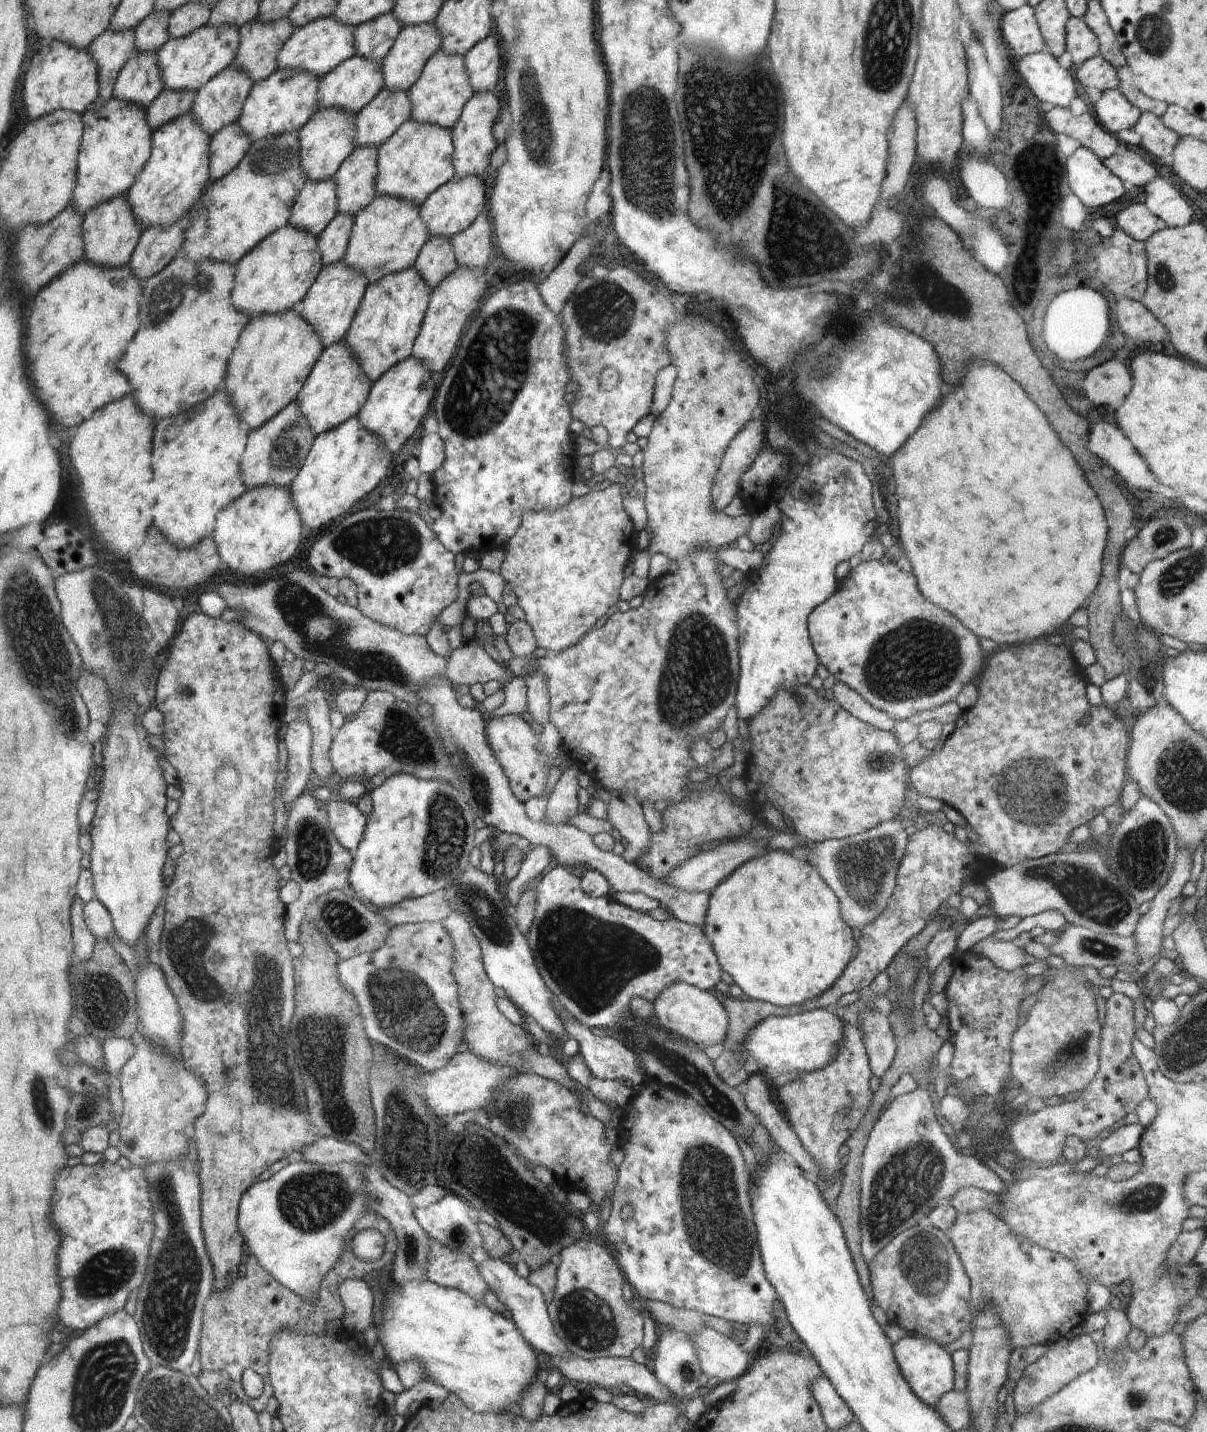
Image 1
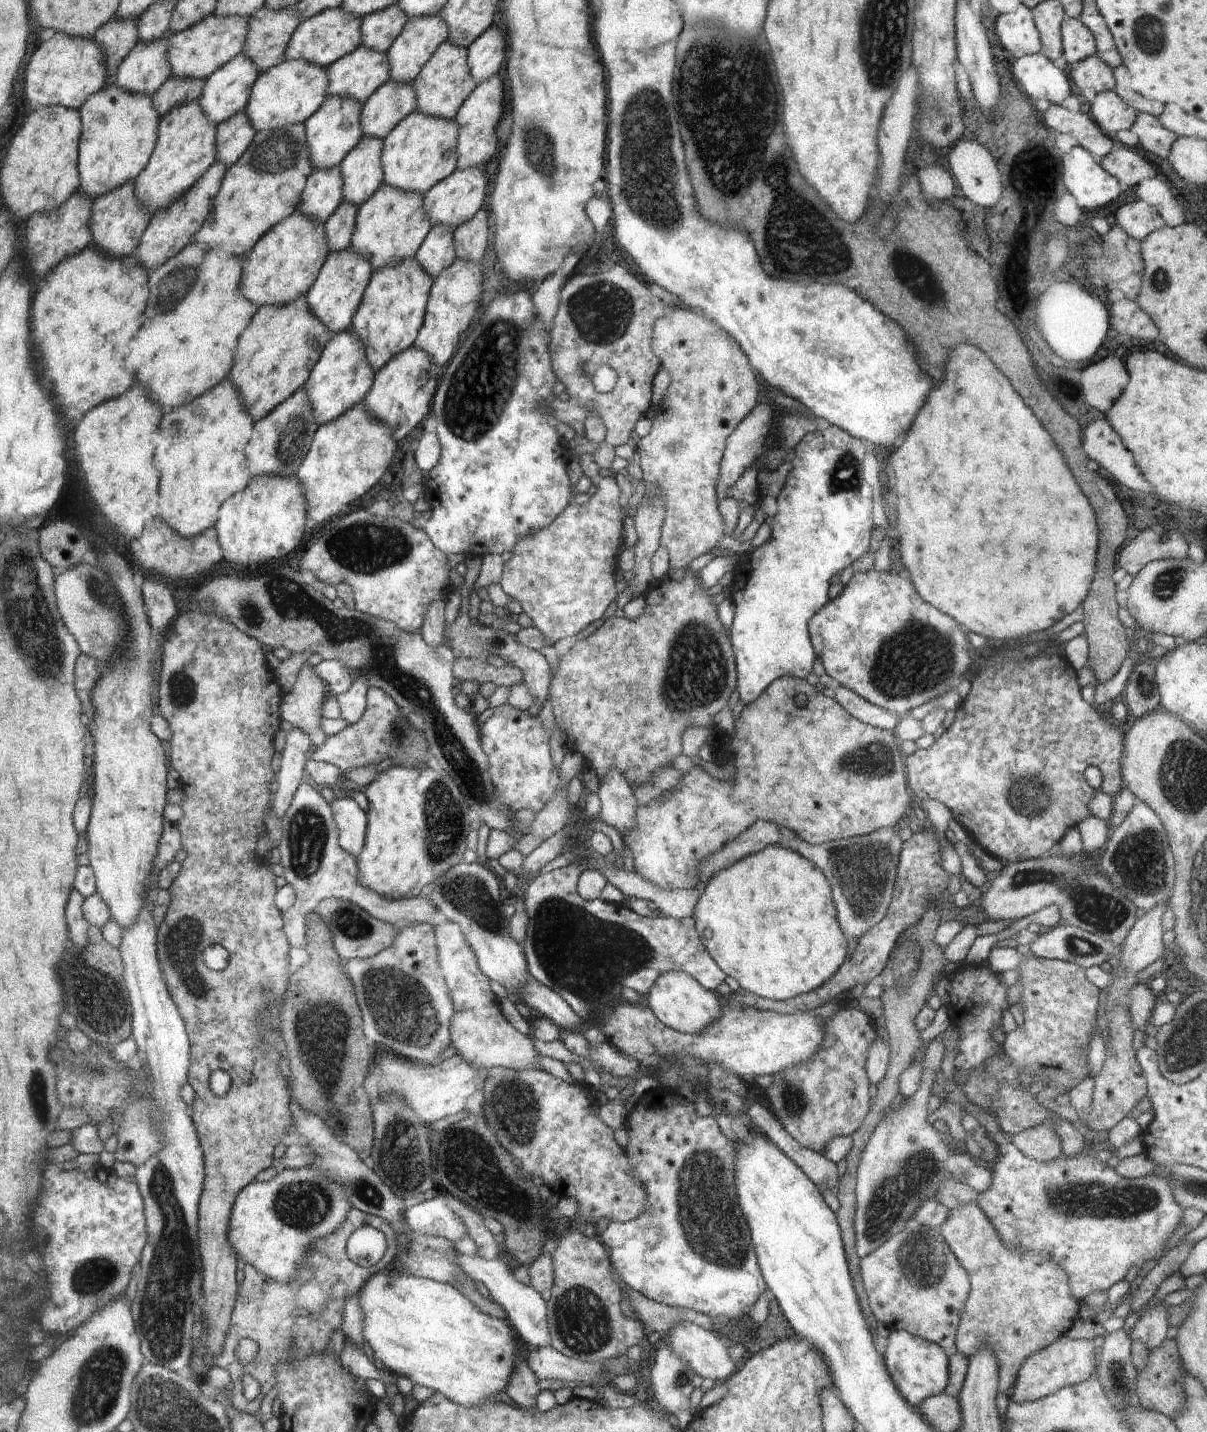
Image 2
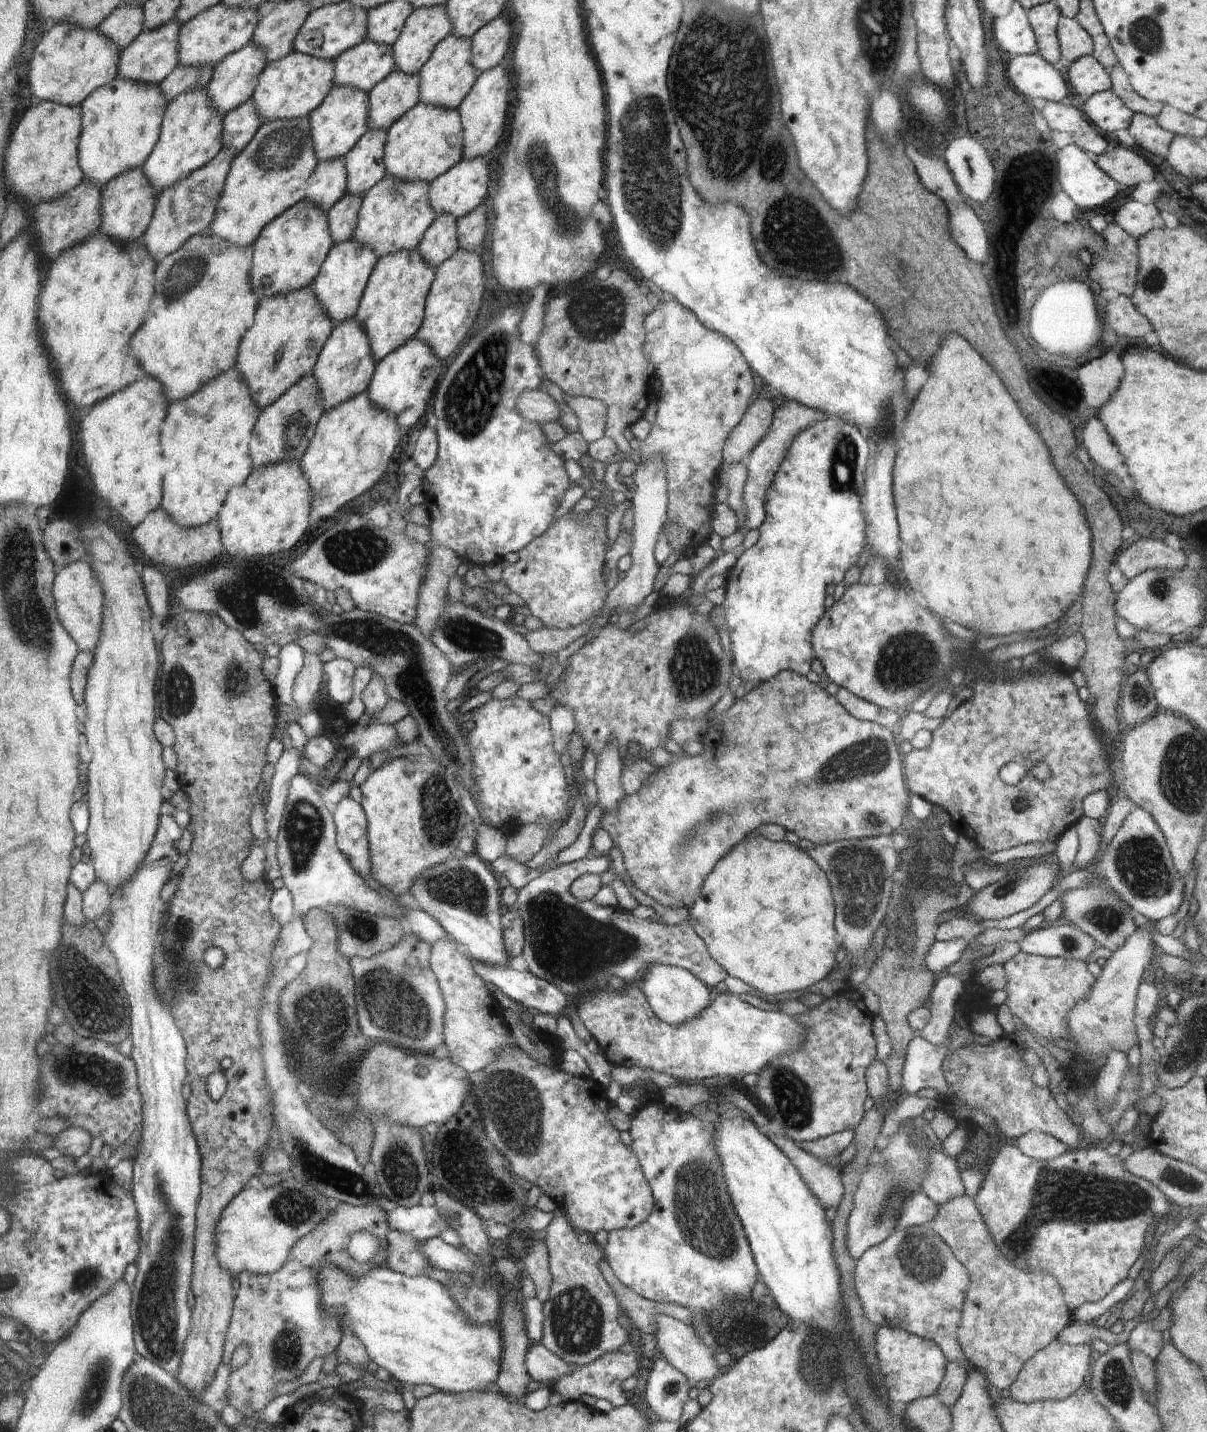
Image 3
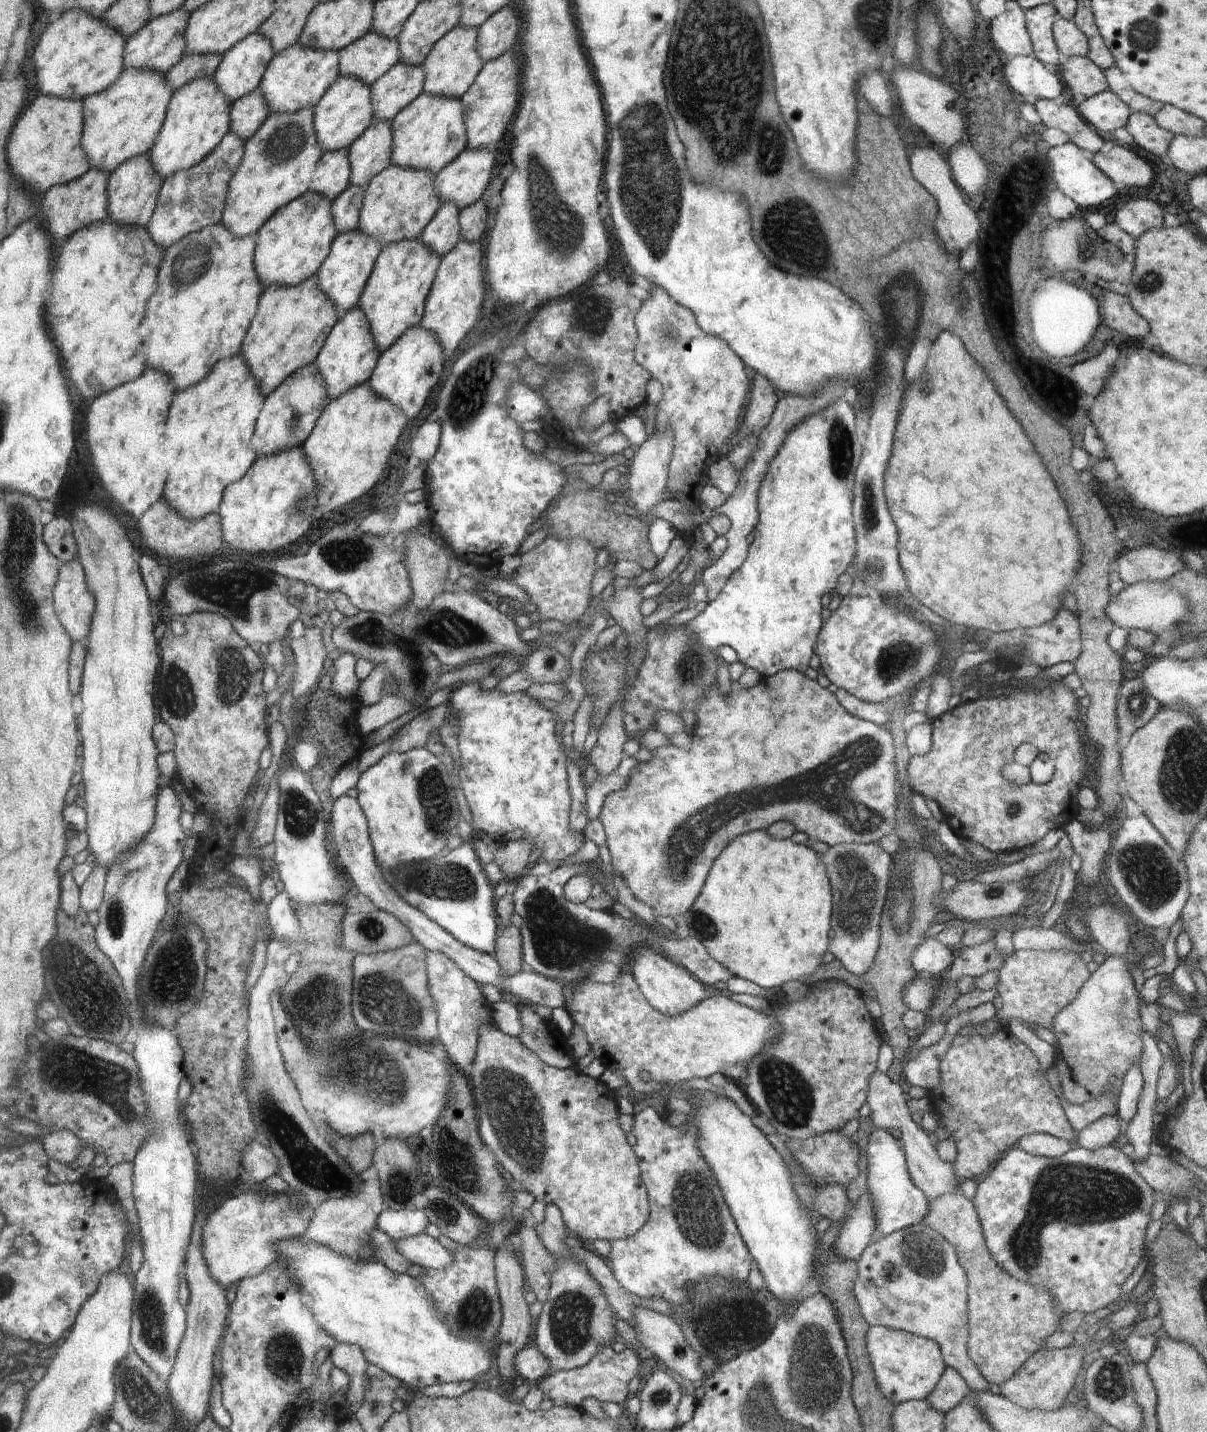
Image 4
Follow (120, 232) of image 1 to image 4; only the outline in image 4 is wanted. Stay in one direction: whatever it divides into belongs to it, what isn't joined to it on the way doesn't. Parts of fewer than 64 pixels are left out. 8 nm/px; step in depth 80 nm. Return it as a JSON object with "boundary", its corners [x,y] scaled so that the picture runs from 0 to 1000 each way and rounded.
{"boundary":[[[123,107],[103,113],[90,122],[90,151],[92,154],[105,159],[122,159],[129,147],[130,138],[135,123],[128,117]]]}

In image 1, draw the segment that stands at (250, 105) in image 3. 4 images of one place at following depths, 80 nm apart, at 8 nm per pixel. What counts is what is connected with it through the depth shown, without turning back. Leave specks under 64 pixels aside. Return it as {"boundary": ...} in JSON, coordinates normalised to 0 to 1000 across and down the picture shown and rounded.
{"boundary":[[[196,85],[178,92],[175,96],[174,127],[189,122],[204,109],[208,103],[208,96]]]}

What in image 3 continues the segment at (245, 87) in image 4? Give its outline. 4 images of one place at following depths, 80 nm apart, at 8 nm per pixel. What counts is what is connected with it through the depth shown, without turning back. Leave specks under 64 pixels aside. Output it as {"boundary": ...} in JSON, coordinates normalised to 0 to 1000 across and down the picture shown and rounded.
{"boundary":[[[207,29],[203,33],[198,34],[184,41],[182,44],[178,45],[176,54],[171,61],[171,65],[184,81],[209,68],[215,52],[222,46],[222,43],[221,35],[219,33],[215,33],[212,30]]]}

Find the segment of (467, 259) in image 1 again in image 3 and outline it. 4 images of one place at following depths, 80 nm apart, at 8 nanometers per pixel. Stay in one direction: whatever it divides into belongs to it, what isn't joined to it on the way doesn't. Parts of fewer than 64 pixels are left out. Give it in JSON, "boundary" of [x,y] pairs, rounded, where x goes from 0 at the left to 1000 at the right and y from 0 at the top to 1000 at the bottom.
{"boundary":[[[397,142],[388,149],[379,152],[378,161],[380,163],[380,173],[389,175],[398,175],[398,171],[403,165],[403,161],[403,145],[401,142]]]}

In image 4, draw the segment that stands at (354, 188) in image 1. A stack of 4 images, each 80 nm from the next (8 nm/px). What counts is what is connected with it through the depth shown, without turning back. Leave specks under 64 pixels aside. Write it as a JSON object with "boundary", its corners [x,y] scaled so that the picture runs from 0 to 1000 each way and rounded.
{"boundary":[[[312,84],[287,104],[291,116],[290,129],[305,129],[325,115],[326,90],[323,84]]]}

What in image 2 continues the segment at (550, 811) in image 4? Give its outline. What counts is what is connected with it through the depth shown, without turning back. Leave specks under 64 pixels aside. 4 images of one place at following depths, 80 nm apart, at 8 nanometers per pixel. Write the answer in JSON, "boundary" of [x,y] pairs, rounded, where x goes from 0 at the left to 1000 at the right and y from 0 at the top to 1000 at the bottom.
{"boundary":[[[420,490],[407,494],[398,502],[397,508],[399,522],[401,523],[402,527],[404,529],[401,530],[401,534],[404,534],[405,531],[403,538],[407,546],[412,551],[412,556],[426,567],[436,566],[436,564],[442,566],[442,567],[447,567],[450,565],[449,563],[454,561],[465,550],[465,541],[456,531],[456,521],[454,521],[456,510],[452,508],[447,501],[439,499],[435,496],[429,496]]]}

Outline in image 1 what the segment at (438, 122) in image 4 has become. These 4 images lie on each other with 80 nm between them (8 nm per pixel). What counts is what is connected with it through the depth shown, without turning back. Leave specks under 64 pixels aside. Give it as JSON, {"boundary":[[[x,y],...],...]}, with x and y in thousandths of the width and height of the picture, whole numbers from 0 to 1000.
{"boundary":[[[342,82],[333,86],[319,100],[313,102],[314,122],[313,126],[311,126],[312,136],[333,138],[348,144],[378,122],[374,94],[374,89],[356,86],[350,87]]]}

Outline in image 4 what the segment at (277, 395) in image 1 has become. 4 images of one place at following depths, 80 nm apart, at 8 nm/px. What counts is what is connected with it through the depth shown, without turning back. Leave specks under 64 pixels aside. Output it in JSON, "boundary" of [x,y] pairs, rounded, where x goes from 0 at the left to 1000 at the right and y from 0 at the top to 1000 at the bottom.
{"boundary":[[[262,191],[242,200],[219,201],[217,205],[214,218],[200,240],[200,247],[221,277],[244,260],[261,253],[269,237],[282,225],[283,219],[264,201]]]}

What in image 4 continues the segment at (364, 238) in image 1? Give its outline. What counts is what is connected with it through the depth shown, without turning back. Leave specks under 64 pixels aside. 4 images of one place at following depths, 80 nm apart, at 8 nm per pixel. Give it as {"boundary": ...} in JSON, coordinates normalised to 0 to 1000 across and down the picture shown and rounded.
{"boundary":[[[323,115],[304,129],[297,149],[297,160],[306,162],[316,168],[316,173],[335,167],[345,167],[360,152],[365,145],[360,122],[340,117]]]}

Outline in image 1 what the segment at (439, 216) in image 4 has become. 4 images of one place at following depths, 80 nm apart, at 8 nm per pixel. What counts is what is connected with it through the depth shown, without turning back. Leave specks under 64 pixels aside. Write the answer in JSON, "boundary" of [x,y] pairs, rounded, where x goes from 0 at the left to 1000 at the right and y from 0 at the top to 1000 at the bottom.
{"boundary":[[[356,165],[355,169],[349,173],[343,186],[347,192],[356,198],[356,201],[360,202],[369,193],[379,187],[374,168],[367,165]]]}

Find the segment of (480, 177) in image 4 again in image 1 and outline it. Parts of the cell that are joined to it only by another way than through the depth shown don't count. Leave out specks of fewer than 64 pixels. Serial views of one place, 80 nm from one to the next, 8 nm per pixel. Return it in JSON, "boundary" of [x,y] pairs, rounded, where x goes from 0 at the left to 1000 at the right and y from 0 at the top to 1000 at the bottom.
{"boundary":[[[394,122],[376,123],[348,143],[348,149],[355,157],[356,165],[367,165],[374,168],[377,163],[393,155],[393,153],[401,147],[401,144],[403,144],[403,134]]]}

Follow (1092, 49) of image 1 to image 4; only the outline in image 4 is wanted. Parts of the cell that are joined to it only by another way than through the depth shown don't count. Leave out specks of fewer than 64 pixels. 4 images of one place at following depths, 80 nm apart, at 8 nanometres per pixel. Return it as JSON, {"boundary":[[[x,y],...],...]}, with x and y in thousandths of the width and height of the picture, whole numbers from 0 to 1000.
{"boundary":[[[877,12],[873,15],[872,22],[881,42],[884,42],[890,38],[901,39],[902,36],[901,27],[889,14]]]}

